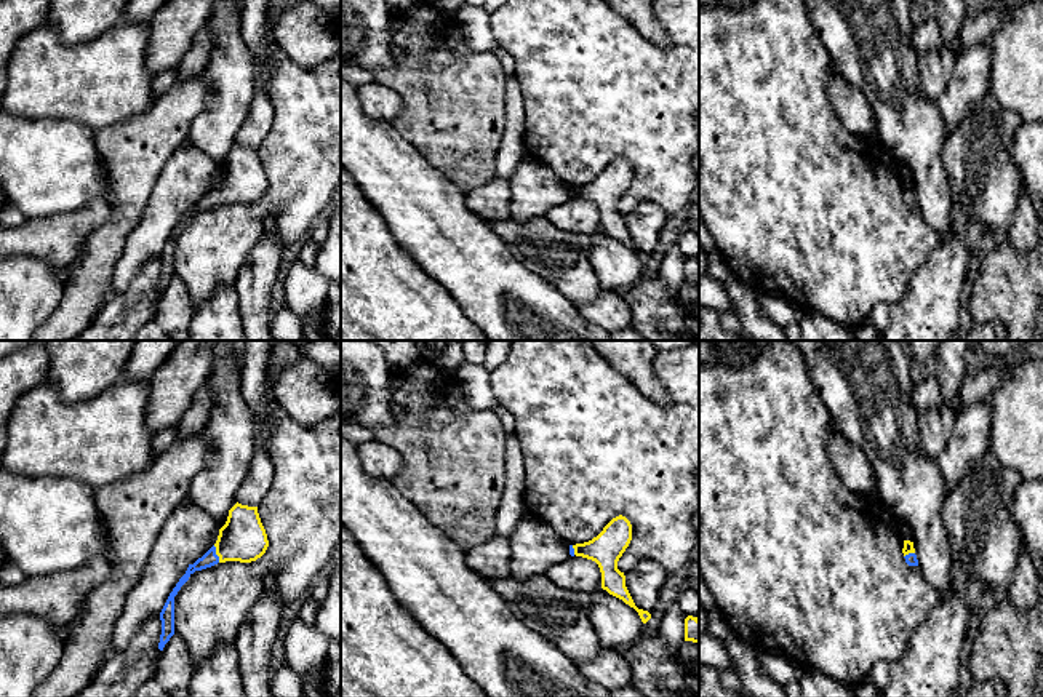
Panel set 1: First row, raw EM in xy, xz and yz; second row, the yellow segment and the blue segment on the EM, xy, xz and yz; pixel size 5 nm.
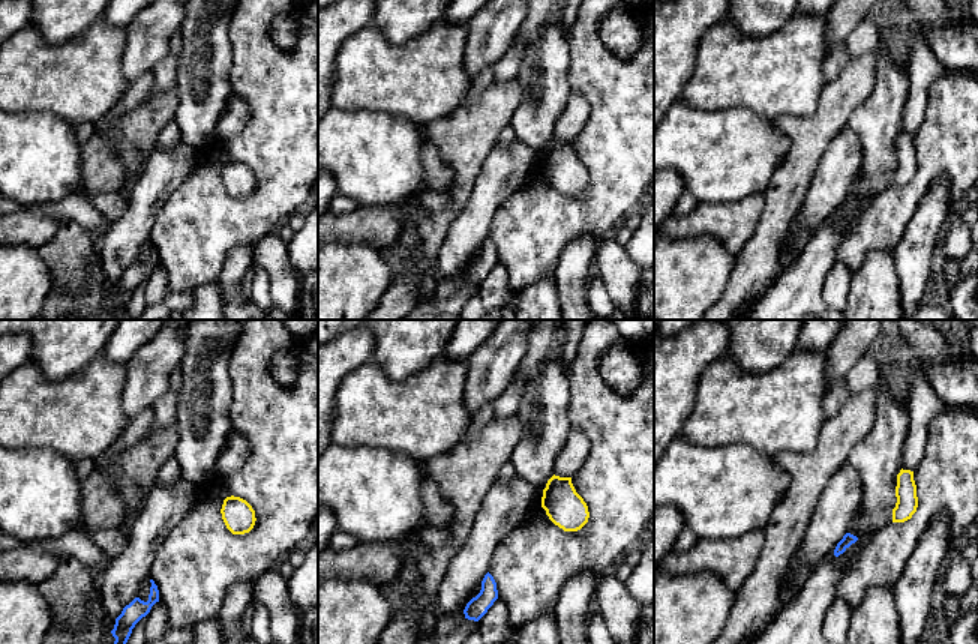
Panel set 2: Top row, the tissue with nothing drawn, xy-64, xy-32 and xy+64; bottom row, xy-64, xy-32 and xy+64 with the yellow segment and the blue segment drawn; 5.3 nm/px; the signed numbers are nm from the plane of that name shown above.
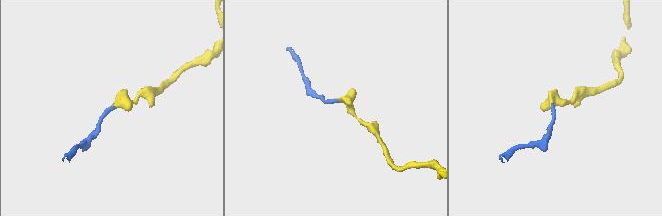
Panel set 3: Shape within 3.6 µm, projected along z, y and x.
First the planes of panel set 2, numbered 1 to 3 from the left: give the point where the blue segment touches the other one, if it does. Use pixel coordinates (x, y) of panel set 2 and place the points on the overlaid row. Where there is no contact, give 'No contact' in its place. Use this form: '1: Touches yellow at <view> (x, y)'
1: No contact
2: No contact
3: No contact

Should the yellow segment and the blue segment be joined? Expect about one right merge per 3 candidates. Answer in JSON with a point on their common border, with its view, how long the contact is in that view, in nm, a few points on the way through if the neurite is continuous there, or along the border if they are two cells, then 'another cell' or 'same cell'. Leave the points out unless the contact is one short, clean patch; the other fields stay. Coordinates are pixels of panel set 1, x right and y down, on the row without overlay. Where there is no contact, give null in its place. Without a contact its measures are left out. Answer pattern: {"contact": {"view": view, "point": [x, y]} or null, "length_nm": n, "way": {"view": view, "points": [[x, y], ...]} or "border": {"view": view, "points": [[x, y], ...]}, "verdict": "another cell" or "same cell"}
{"contact": {"view": "xy", "point": [216, 195]}, "length_nm": 90, "way": {"view": "xy", "points": [[243, 179], [216, 195], [210, 200]]}, "verdict": "same cell"}

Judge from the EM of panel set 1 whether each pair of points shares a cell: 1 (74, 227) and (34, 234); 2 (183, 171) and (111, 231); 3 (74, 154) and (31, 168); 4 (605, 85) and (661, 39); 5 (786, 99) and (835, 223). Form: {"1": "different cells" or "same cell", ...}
{"1": "same cell", "2": "different cells", "3": "same cell", "4": "different cells", "5": "same cell"}

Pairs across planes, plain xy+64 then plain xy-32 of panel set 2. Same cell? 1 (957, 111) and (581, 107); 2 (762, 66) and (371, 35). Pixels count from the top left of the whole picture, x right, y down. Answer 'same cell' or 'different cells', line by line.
1: different cells
2: same cell

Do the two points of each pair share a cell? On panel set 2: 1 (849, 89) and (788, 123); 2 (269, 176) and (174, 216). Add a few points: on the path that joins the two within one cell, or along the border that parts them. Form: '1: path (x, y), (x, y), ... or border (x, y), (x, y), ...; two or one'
1: path (834, 104), (815, 123), (803, 123); one
2: path (254, 203), (240, 216), (201, 216); one

